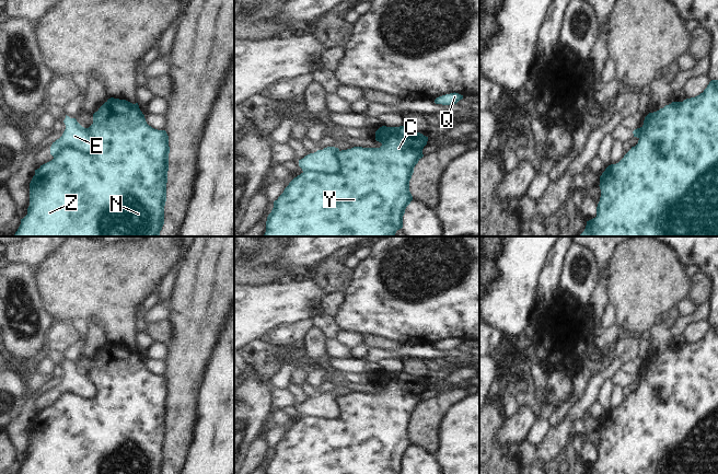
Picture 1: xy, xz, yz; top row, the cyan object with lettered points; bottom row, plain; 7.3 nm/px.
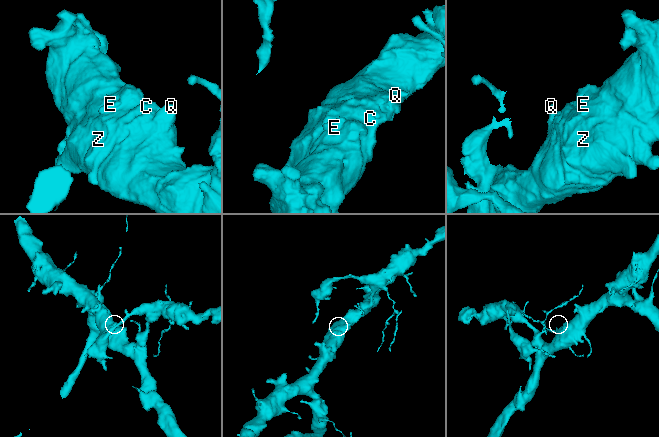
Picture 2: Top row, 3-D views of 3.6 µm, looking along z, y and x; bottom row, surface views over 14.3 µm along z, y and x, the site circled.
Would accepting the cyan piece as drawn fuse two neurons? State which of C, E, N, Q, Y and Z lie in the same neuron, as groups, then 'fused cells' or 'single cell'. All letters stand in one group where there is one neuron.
groups C N Q Y Z / E; fused cells

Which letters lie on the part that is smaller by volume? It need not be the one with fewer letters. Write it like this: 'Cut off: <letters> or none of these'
Cut off: E

